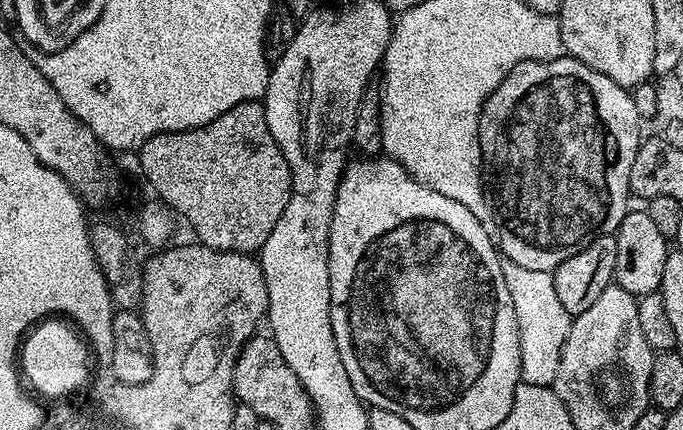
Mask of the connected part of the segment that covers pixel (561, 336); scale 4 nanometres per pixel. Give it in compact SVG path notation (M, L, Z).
M508 264L502 270L502 278L506 278L506 290L510 290L518 322L520 379L534 386L551 386L558 374L562 346L566 342L566 334L570 334L574 317L568 313L566 306L562 306L555 293L552 273L526 270L517 264Z

